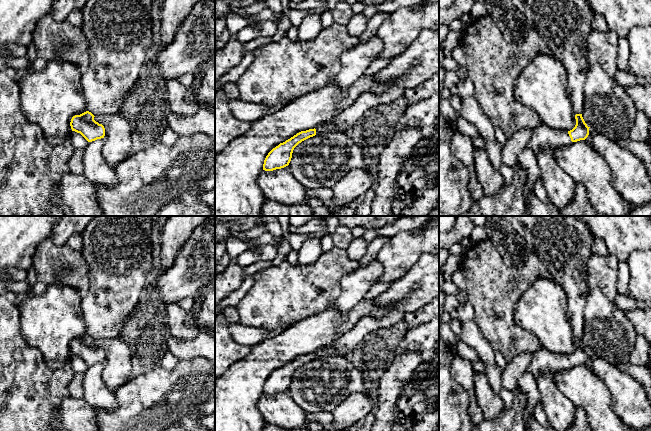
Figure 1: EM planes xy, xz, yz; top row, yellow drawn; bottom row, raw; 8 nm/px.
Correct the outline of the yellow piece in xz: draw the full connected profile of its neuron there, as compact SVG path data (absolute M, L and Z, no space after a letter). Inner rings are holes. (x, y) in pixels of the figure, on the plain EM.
M316 353L301 355L273 372L266 380L263 394L273 395L289 389L294 372L302 365L316 359Z

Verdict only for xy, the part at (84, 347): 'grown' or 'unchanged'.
unchanged

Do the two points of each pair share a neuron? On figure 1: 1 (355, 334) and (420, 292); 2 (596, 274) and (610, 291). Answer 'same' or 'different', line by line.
1: same
2: same

